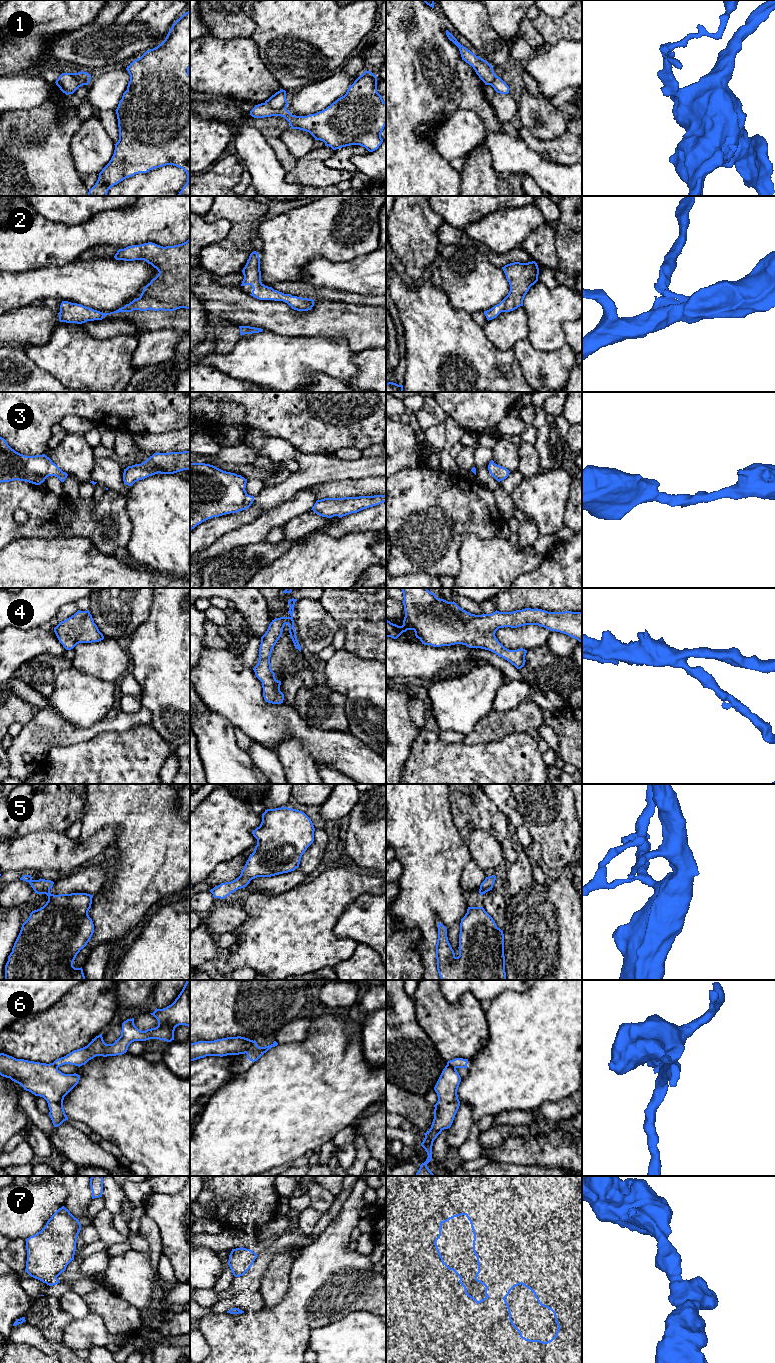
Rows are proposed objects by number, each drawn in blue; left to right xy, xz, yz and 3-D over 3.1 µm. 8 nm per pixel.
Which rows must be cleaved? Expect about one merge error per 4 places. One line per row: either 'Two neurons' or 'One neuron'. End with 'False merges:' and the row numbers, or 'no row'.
1: Two neurons
2: One neuron
3: One neuron
4: One neuron
5: One neuron
6: Two neurons
7: One neuron
False merges: 1, 6

